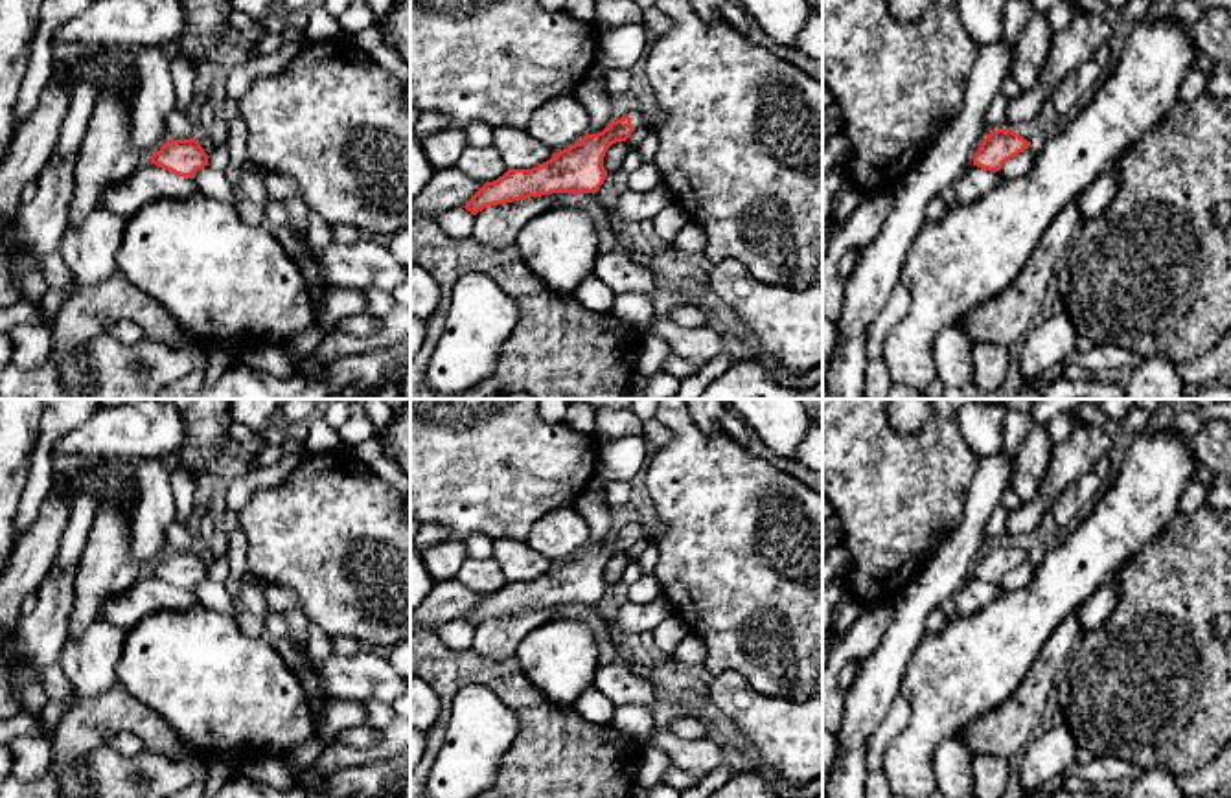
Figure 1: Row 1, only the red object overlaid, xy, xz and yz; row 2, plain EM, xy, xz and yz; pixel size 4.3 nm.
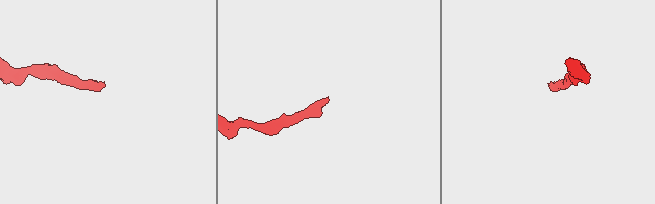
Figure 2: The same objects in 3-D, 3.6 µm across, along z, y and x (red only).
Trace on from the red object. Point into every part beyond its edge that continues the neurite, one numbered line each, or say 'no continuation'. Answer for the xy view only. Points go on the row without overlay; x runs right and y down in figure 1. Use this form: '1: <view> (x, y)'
no continuation

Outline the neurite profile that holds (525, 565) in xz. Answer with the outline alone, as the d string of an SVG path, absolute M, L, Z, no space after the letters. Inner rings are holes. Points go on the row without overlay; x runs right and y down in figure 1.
M512 539L493 541L493 559L506 581L532 581L552 570L554 563L528 546Z

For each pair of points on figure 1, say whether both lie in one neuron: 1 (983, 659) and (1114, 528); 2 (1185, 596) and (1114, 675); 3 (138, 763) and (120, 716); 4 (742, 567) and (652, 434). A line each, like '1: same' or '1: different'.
1: same
2: same
3: different
4: different

